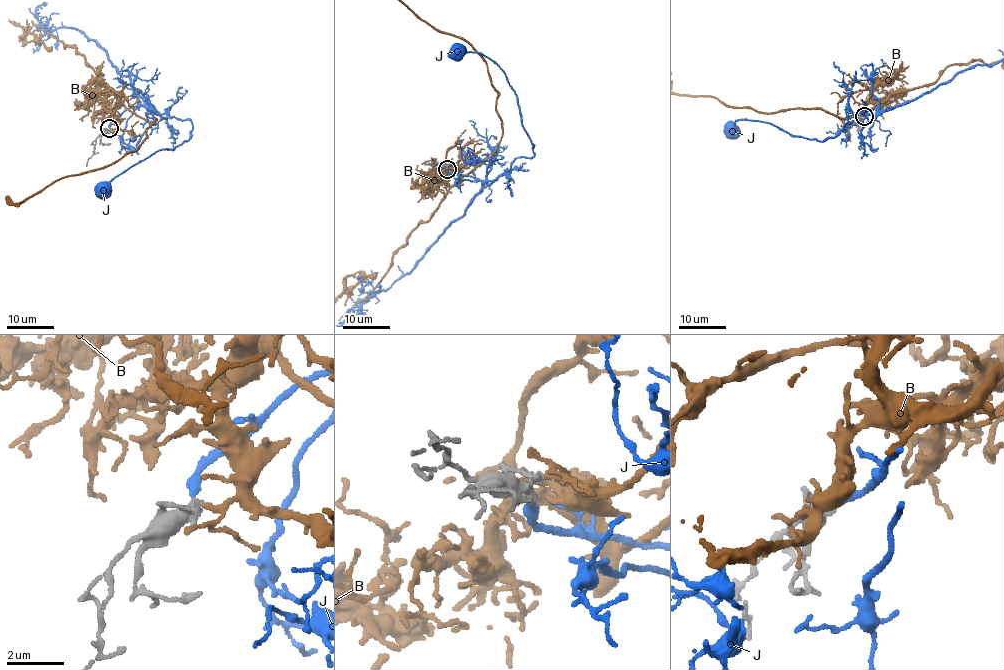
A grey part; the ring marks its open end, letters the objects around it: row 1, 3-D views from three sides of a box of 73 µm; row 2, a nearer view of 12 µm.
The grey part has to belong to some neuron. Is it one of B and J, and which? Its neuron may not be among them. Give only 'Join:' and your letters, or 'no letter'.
Join: J

